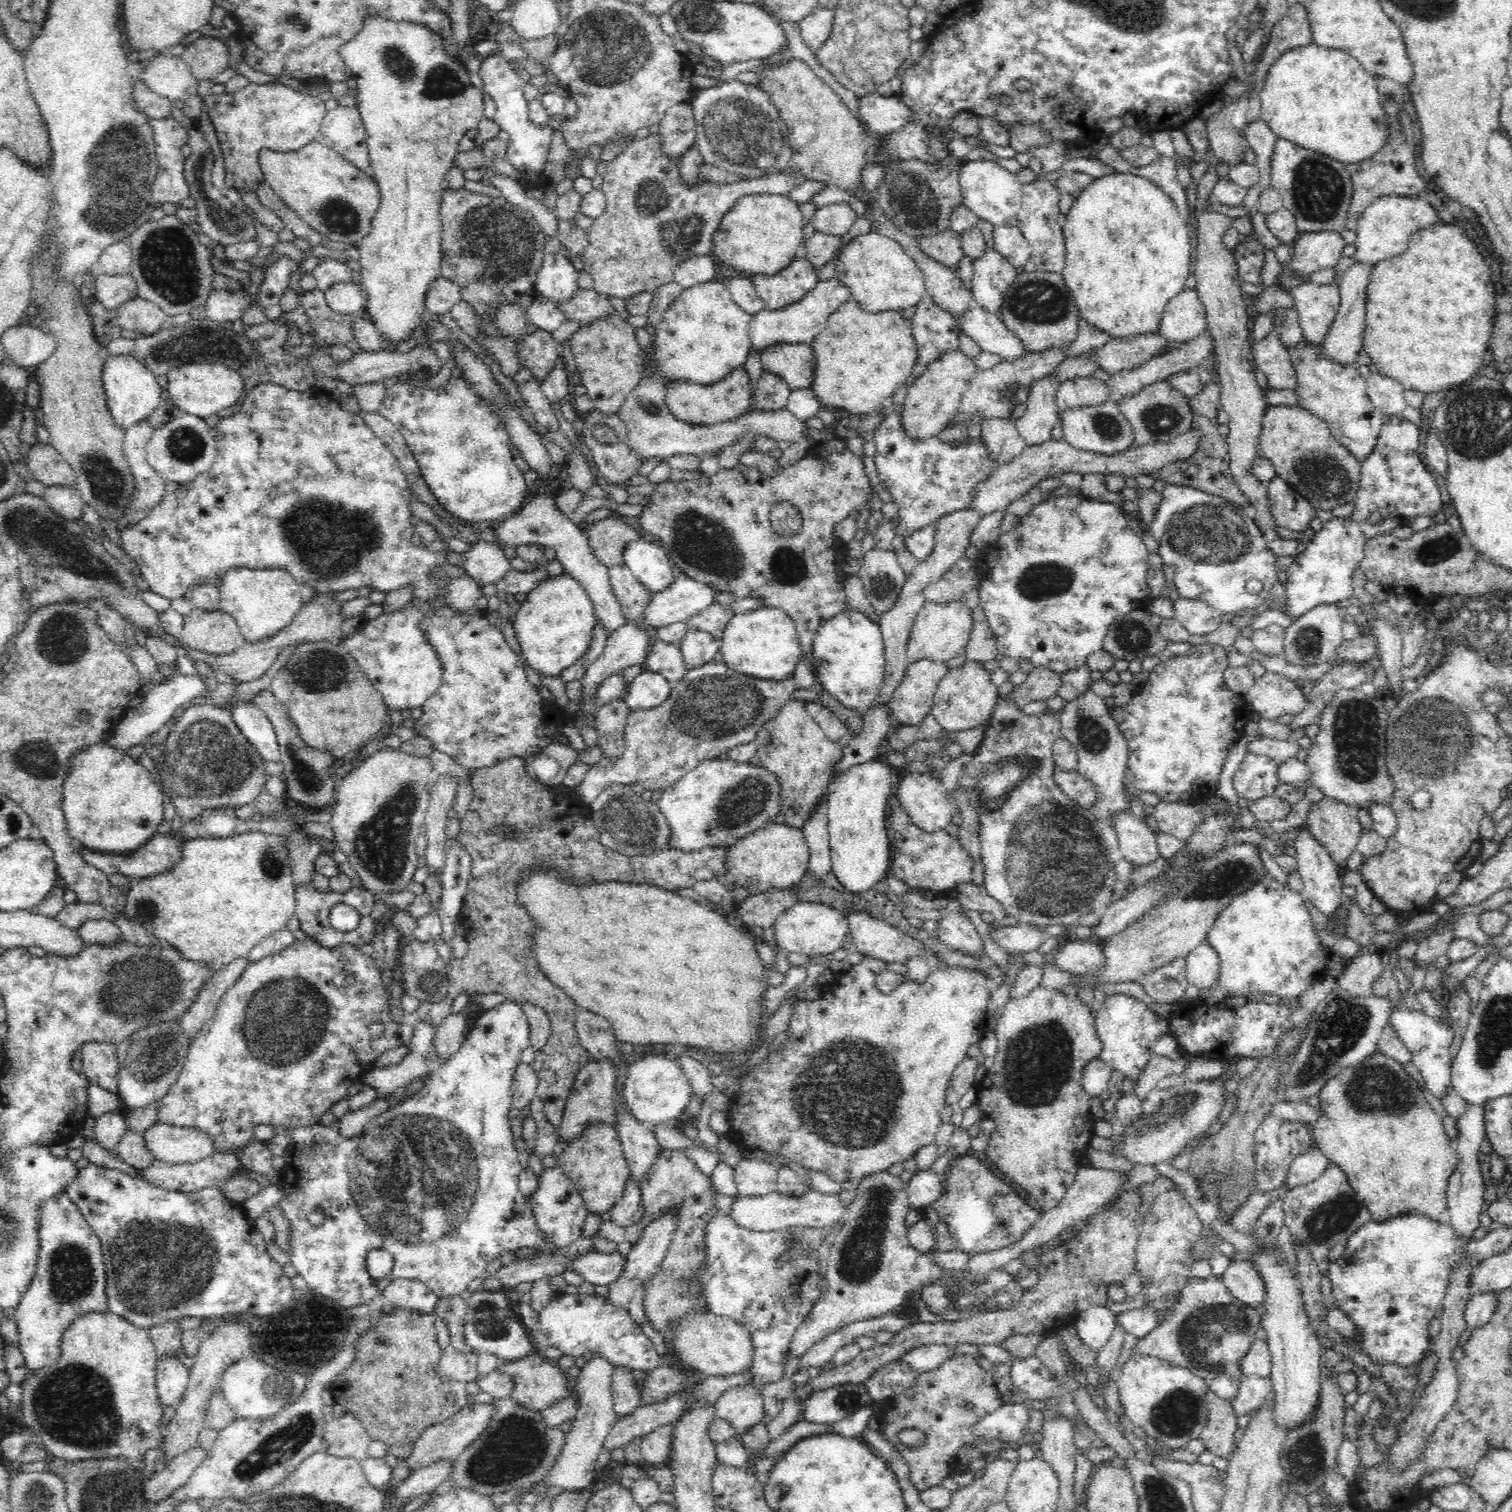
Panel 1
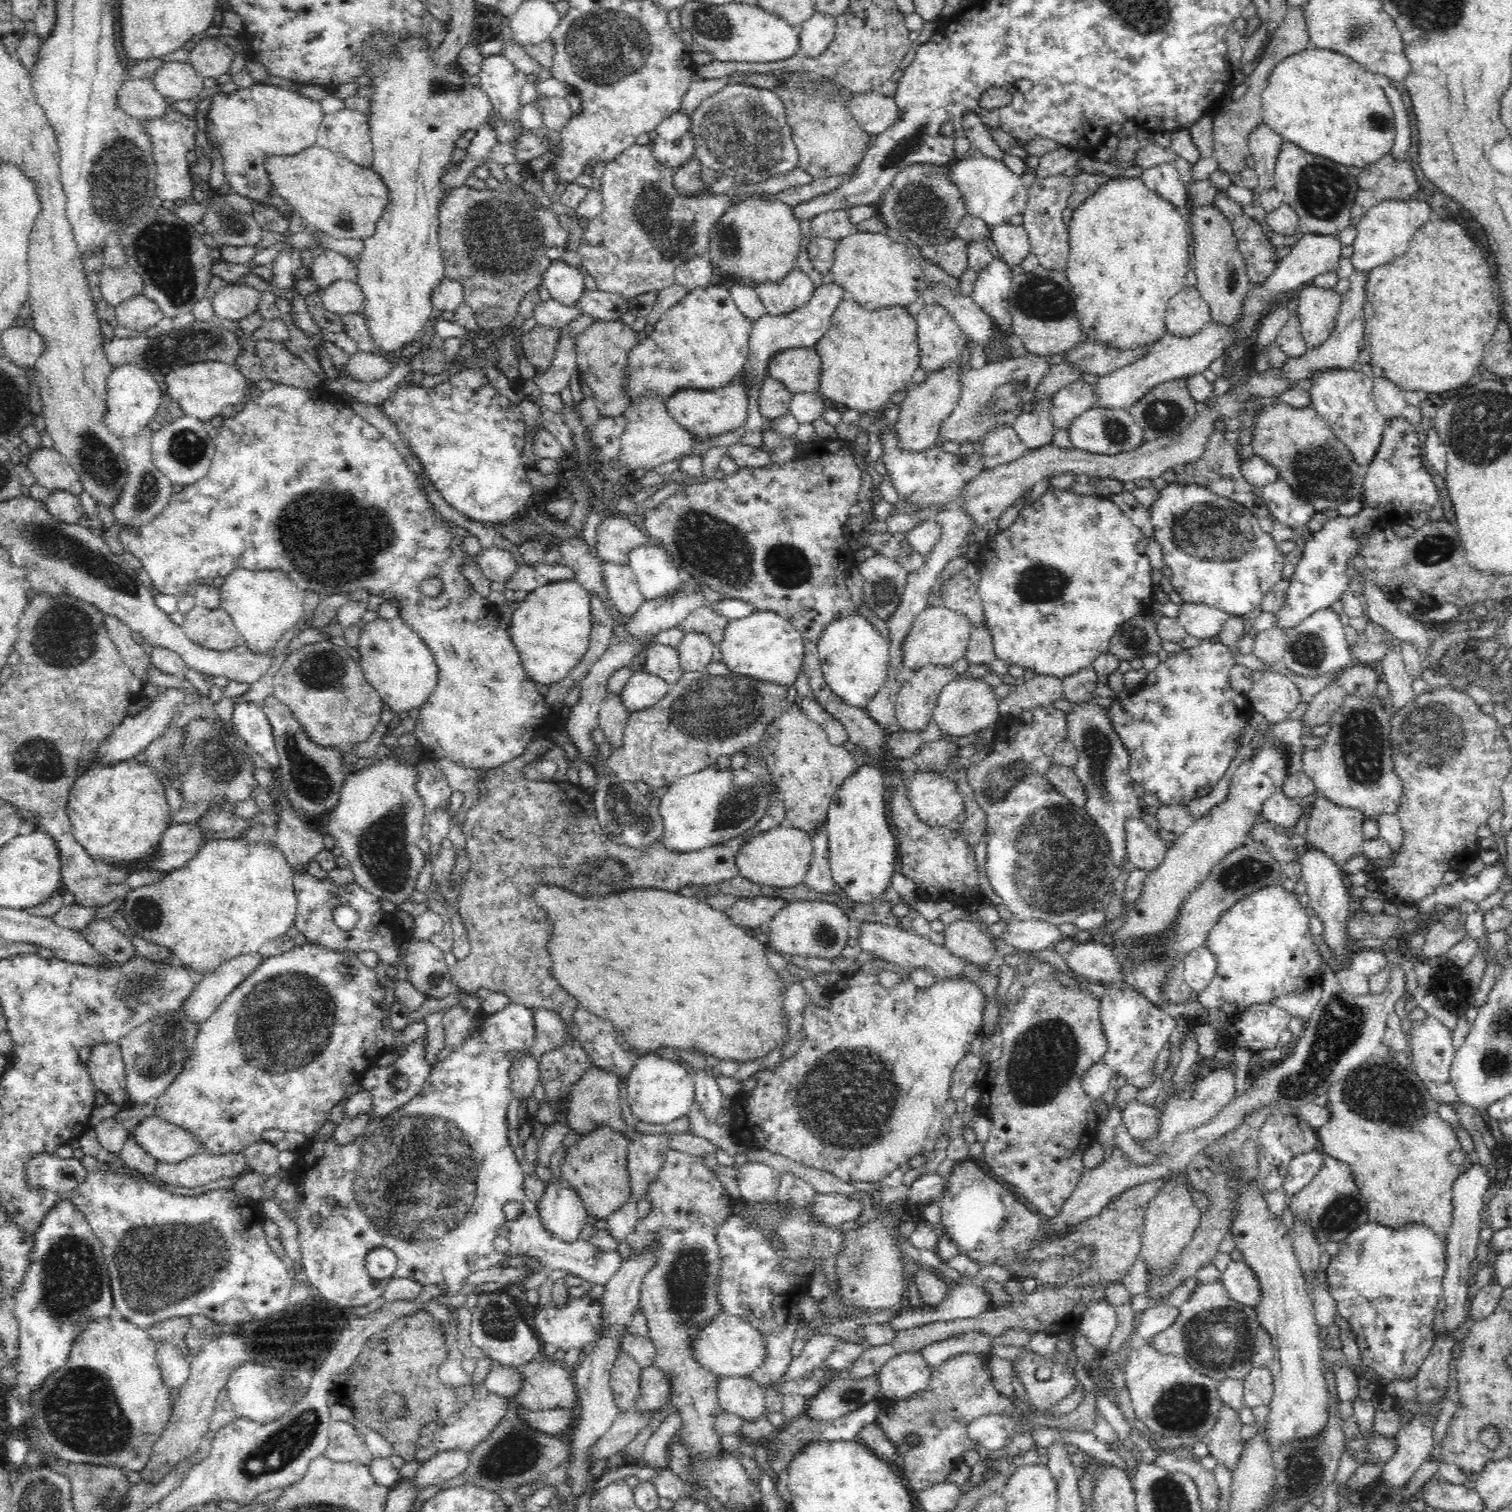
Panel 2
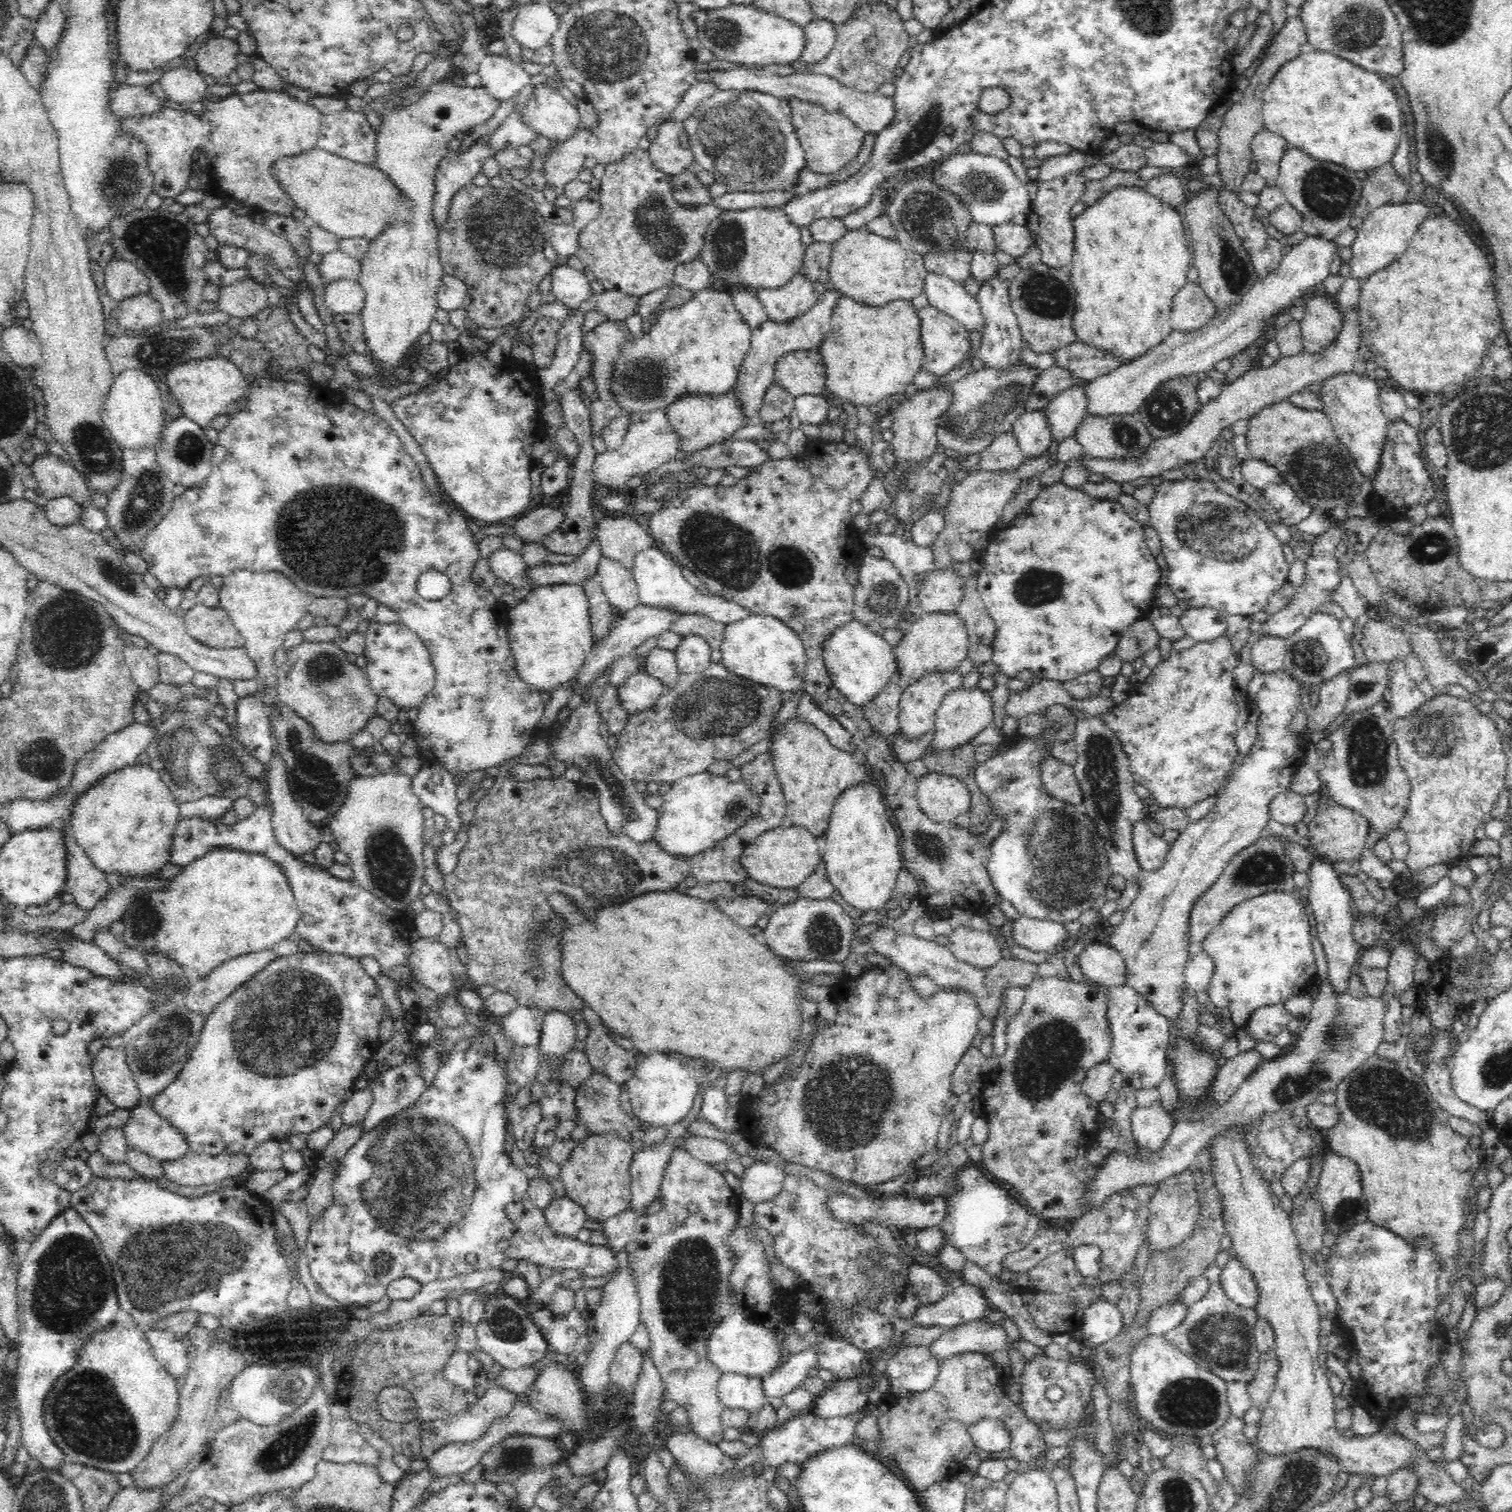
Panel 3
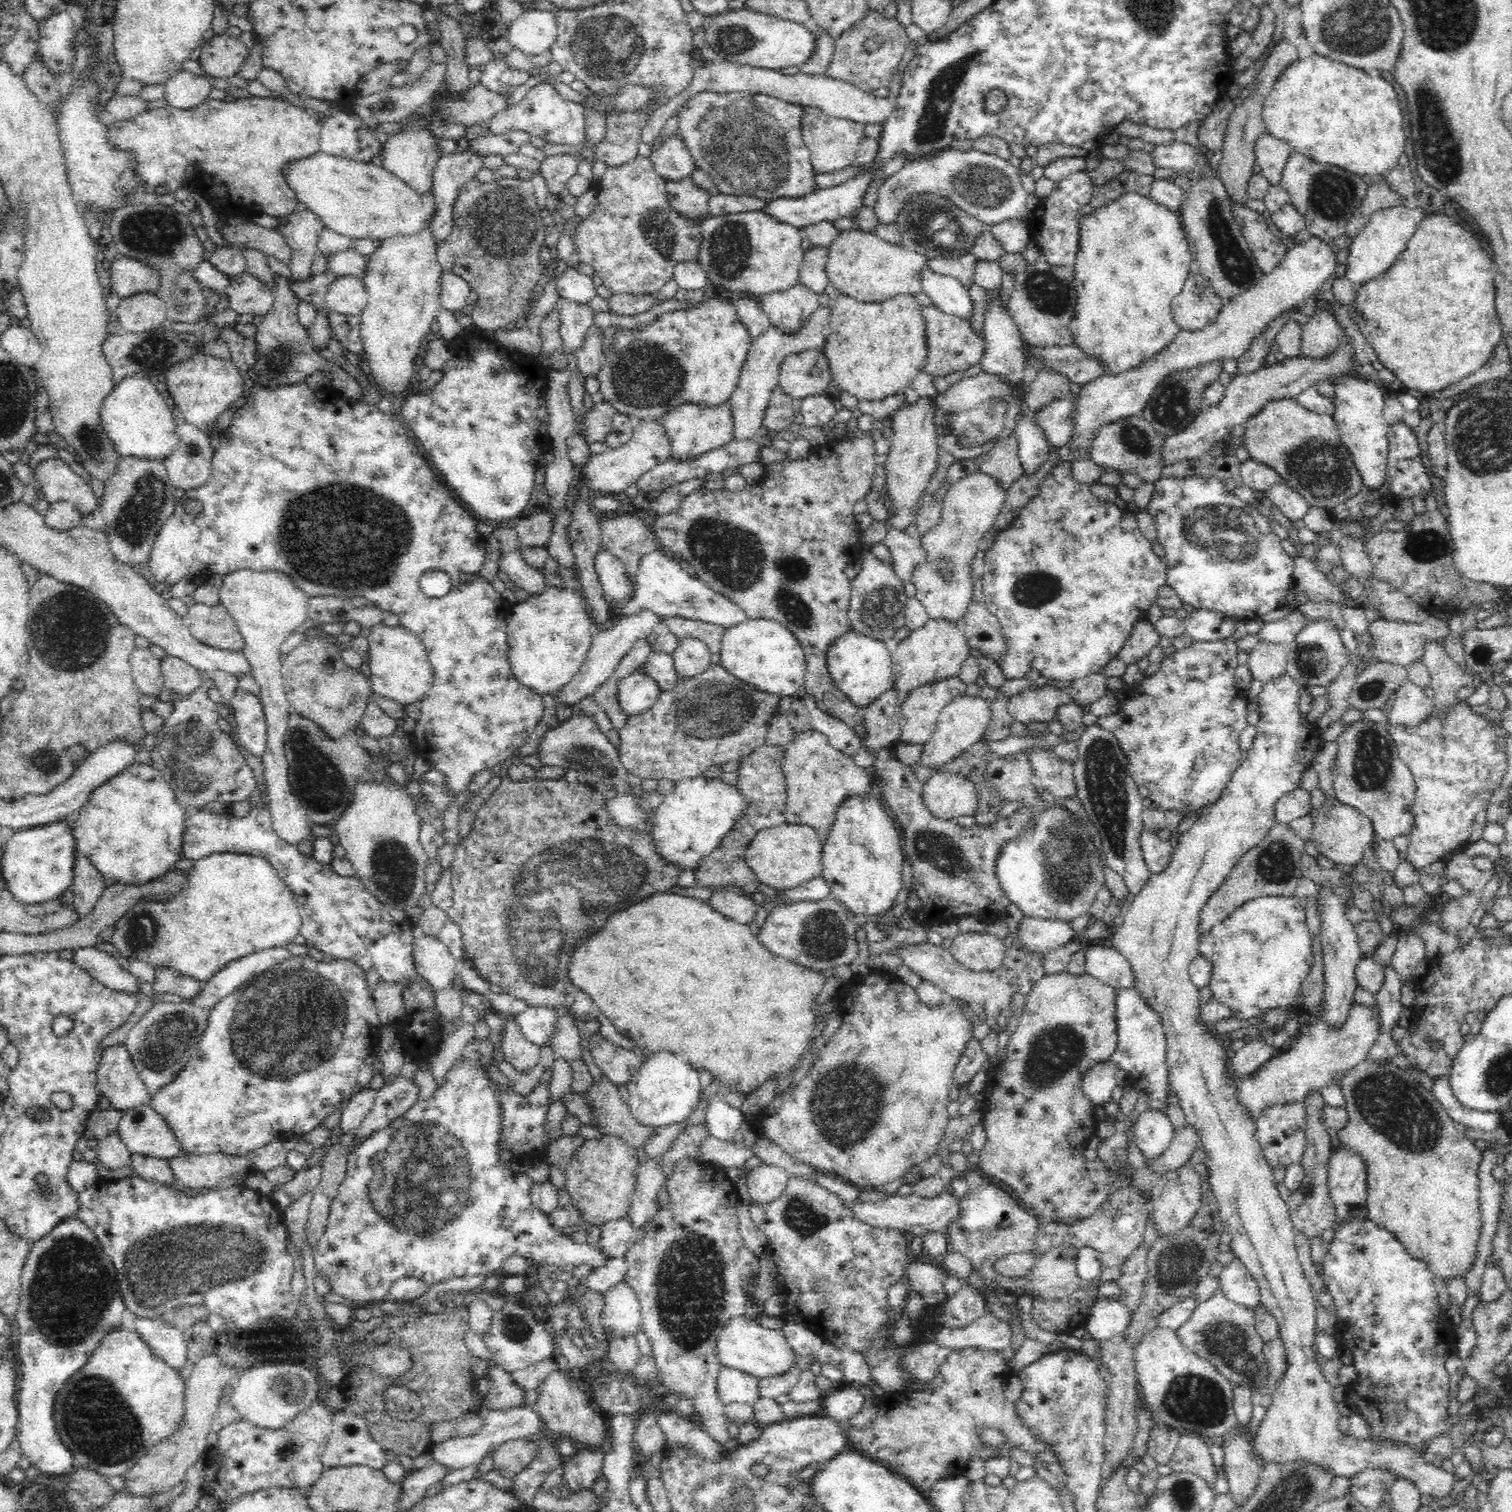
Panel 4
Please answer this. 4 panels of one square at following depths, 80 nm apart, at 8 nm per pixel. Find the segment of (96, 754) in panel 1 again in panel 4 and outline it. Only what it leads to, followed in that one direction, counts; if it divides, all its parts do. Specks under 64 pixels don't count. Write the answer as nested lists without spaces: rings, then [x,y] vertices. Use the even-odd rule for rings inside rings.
[[[136,762],[94,789],[88,802],[77,811],[72,827],[77,852],[89,858],[105,878],[115,878],[114,882],[120,884],[148,884],[161,879],[183,859],[186,818],[186,808],[178,802],[162,772],[152,765]]]

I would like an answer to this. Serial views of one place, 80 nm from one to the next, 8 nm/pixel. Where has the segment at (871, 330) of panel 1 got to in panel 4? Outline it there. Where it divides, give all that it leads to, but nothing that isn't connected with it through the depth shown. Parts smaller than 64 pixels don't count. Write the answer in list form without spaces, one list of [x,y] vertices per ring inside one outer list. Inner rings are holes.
[[[842,293],[829,306],[830,332],[822,351],[828,359],[832,380],[836,382],[838,390],[846,391],[860,401],[882,400],[904,390],[924,371],[928,356],[926,321],[922,314],[923,306],[920,306],[914,295],[899,294],[883,301],[859,301]]]

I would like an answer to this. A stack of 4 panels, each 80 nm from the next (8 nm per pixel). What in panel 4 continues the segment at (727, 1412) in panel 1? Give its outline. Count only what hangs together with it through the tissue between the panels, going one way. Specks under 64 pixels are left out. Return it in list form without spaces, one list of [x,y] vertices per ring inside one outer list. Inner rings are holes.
[[[722,1365],[717,1378],[717,1392],[724,1405],[736,1402],[754,1404],[758,1395],[758,1381],[756,1376],[738,1368]]]

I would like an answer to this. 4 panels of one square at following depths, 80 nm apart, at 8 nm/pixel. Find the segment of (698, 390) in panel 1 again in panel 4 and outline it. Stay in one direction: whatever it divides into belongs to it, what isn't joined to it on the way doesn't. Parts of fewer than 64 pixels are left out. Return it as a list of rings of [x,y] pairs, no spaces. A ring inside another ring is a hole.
[[[729,402],[721,407],[682,404],[662,418],[662,429],[670,440],[670,459],[680,462],[700,459],[700,456],[733,442],[734,438],[734,422]]]

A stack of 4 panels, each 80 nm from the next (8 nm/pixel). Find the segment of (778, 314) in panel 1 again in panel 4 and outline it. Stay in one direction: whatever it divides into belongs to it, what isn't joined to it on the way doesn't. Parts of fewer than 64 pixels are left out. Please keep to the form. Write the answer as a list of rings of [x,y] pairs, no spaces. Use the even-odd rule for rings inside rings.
[[[819,306],[797,335],[787,335],[770,326],[766,334],[758,336],[752,342],[744,368],[742,368],[742,374],[740,374],[738,386],[729,400],[732,421],[734,422],[733,440],[754,440],[760,434],[772,392],[778,387],[782,360],[789,354],[801,350],[814,348],[821,350],[830,332],[830,314],[830,306]]]

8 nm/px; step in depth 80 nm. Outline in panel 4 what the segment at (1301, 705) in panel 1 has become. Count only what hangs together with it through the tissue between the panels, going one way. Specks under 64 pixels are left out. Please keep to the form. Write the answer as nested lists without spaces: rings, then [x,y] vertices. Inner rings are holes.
[[[1287,674],[1280,678],[1272,678],[1263,684],[1259,693],[1258,707],[1259,721],[1257,735],[1252,746],[1246,752],[1238,768],[1234,771],[1226,790],[1222,792],[1220,800],[1213,804],[1205,814],[1202,814],[1192,826],[1178,839],[1174,854],[1168,868],[1160,874],[1153,873],[1152,878],[1144,890],[1136,896],[1133,906],[1122,915],[1124,923],[1120,928],[1112,931],[1113,948],[1122,953],[1132,964],[1136,976],[1136,990],[1147,1000],[1147,1003],[1158,1013],[1166,1035],[1165,1059],[1169,1070],[1169,1083],[1178,1097],[1178,1104],[1185,1114],[1186,1124],[1198,1132],[1198,1146],[1204,1151],[1207,1180],[1211,1191],[1217,1199],[1217,1209],[1223,1224],[1223,1231],[1232,1235],[1231,1251],[1236,1254],[1251,1275],[1258,1282],[1261,1302],[1266,1309],[1272,1311],[1280,1325],[1279,1335],[1286,1343],[1290,1358],[1288,1358],[1288,1372],[1278,1382],[1272,1394],[1273,1403],[1268,1407],[1264,1420],[1259,1424],[1253,1439],[1254,1453],[1266,1463],[1289,1464],[1307,1463],[1322,1469],[1332,1476],[1352,1478],[1366,1468],[1388,1468],[1400,1473],[1403,1478],[1411,1480],[1422,1493],[1435,1499],[1450,1496],[1454,1488],[1456,1476],[1451,1469],[1437,1468],[1427,1459],[1416,1455],[1402,1445],[1391,1443],[1378,1444],[1374,1441],[1358,1441],[1349,1434],[1338,1430],[1339,1413],[1336,1400],[1333,1398],[1333,1388],[1322,1374],[1321,1364],[1316,1363],[1316,1352],[1312,1349],[1315,1338],[1317,1303],[1305,1277],[1297,1248],[1295,1245],[1295,1229],[1289,1213],[1289,1206],[1280,1196],[1280,1190],[1275,1182],[1273,1166],[1266,1159],[1265,1148],[1258,1141],[1257,1120],[1252,1111],[1240,1099],[1238,1088],[1240,1080],[1234,1077],[1230,1069],[1230,1056],[1220,1036],[1212,1026],[1202,1018],[1202,996],[1189,976],[1190,964],[1200,956],[1200,940],[1202,912],[1209,901],[1226,883],[1234,866],[1240,862],[1246,852],[1258,846],[1266,838],[1270,829],[1276,824],[1276,804],[1288,792],[1300,786],[1302,776],[1312,766],[1318,750],[1322,748],[1322,728],[1302,718],[1300,714],[1299,690],[1301,685]]]

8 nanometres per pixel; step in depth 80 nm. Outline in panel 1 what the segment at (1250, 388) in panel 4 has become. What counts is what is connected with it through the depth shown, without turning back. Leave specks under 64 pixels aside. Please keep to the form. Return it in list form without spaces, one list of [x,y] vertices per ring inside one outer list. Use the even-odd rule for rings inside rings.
[[[1355,262],[1341,276],[1339,291],[1341,296],[1340,306],[1329,332],[1321,344],[1323,356],[1330,362],[1339,362],[1344,366],[1352,365],[1358,352],[1362,350],[1363,336],[1365,330],[1367,288],[1370,282],[1372,266]],[[1191,428],[1188,432],[1170,440],[1170,442],[1152,442],[1144,446],[1133,446],[1128,452],[1120,452],[1120,454],[1114,455],[1100,455],[1094,452],[1077,450],[1068,445],[1064,438],[1060,441],[1051,439],[1049,442],[1036,447],[1027,447],[1016,459],[1007,464],[998,465],[994,471],[986,476],[986,480],[976,484],[974,494],[972,494],[972,502],[970,502],[970,510],[978,512],[980,516],[1002,512],[1012,502],[1037,487],[1042,480],[1069,473],[1118,475],[1123,480],[1138,478],[1138,476],[1153,476],[1155,480],[1159,480],[1158,474],[1167,465],[1189,460],[1196,455],[1202,436],[1199,428]]]

